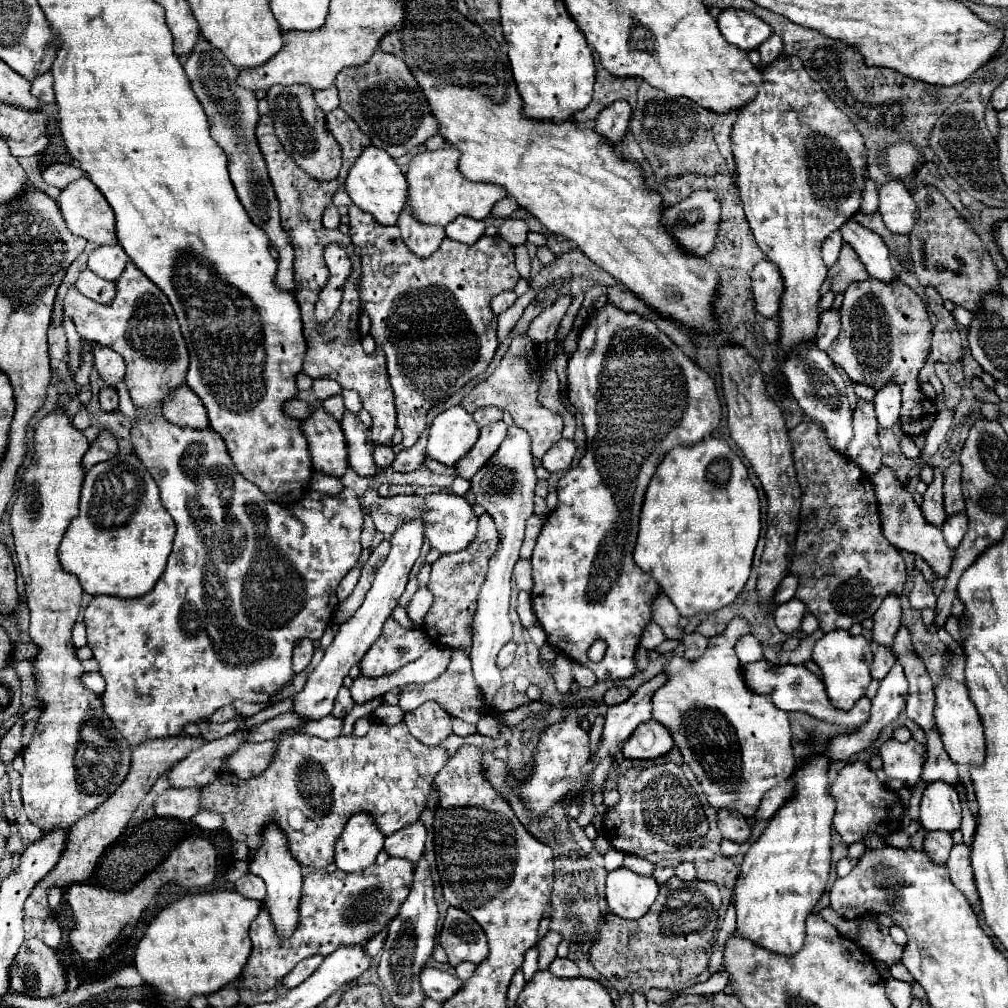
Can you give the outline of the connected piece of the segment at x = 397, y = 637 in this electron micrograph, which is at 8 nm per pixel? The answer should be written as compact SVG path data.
M389 617L385 621L381 637L361 659L361 673L365 677L381 677L393 673L409 661L421 657L431 645L433 643L429 641L429 637L425 637L425 631L403 629L393 617Z

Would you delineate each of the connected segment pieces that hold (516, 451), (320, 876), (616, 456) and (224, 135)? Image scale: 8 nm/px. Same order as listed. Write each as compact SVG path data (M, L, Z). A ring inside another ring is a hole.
M517 425L509 427L507 437L501 443L501 449L497 451L497 457L493 457L493 461L489 461L489 465L471 479L471 491L475 493L477 503L485 507L485 511L495 519L499 529L499 547L489 561L489 571L477 599L477 611L473 621L473 649L471 649L473 675L487 701L491 701L497 687L501 687L501 673L497 669L495 659L501 647L511 641L511 619L509 619L511 575L513 575L515 563L519 561L525 523L533 515L535 483L537 483L537 477L535 477L535 465L531 455L531 439L529 439L529 433L525 433Z
M389 857L385 865L371 865L355 873L345 873L339 869L333 873L327 873L325 869L309 871L303 877L299 923L291 937L277 935L275 925L265 911L265 905L251 923L249 937L253 941L253 951L241 975L243 987L257 993L267 991L307 957L327 957L341 945L365 945L369 939L379 935L389 925L389 921L393 921L393 917L397 917L411 885L413 867L409 865L409 861L399 857Z
M613 303L603 305L601 309L593 311L589 315L589 319L585 321L585 325L579 331L579 339L577 339L577 349L573 351L573 355L567 361L567 397L569 401L579 409L579 413L583 415L583 425L585 425L585 435L587 435L587 453L583 455L583 459L579 461L577 467L569 469L567 473L563 473L563 477L559 479L557 485L557 495L559 495L559 505L553 513L549 513L539 537L537 537L537 545L533 551L533 611L543 627L543 631L549 637L549 643L555 645L557 649L565 643L565 639L569 641L569 657L581 665L587 665L599 681L617 681L617 679L629 679L637 675L637 667L635 667L635 653L639 649L639 641L643 635L643 629L647 627L647 623L651 621L651 601L655 595L661 593L659 583L651 577L645 575L633 561L633 549L635 549L635 541L637 541L637 525L639 525L639 515L641 515L641 503L647 491L647 485L657 469L657 465L663 461L665 453L671 451L677 445L693 445L703 441L721 421L721 401L715 389L713 379L697 365L693 363L651 319L645 319L639 313L629 313L623 311L621 307L615 307ZM595 641L605 641L607 651L605 657L599 663L591 663L587 657L589 647Z
M199 37L193 53L183 61L185 73L189 77L189 83L193 87L195 97L203 105L207 117L209 117L209 127L211 127L211 137L217 141L217 145L225 151L229 159L229 175L235 185L235 191L251 217L251 221L261 227L269 239L271 245L279 251L279 273L277 273L277 285L287 291L295 291L295 281L293 281L293 247L289 243L289 235L279 223L279 203L271 185L271 179L267 175L265 159L257 143L255 127L259 123L259 113L257 113L257 97L253 91L239 87L237 75L239 71L209 45L203 37Z

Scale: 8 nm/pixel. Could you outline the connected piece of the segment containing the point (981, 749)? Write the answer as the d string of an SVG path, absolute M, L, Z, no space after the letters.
M943 677L941 683L935 687L935 719L937 719L937 731L941 733L943 745L947 755L953 763L959 765L983 765L985 761L985 737L983 737L983 725L979 719L979 713L969 699L969 689L965 683L955 683L949 677Z

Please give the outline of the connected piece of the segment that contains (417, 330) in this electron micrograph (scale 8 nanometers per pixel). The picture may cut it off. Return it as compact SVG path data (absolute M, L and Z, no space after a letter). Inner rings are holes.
M355 203L349 205L349 235L355 251L363 257L361 309L371 317L371 335L377 347L387 355L387 371L395 393L397 425L403 431L401 445L411 447L427 427L425 415L429 409L455 395L491 363L497 349L497 317L493 315L489 301L503 291L515 289L519 281L513 245L499 235L485 235L473 245L461 245L445 237L441 247L431 257L419 259L409 253L407 245L401 241L397 225L377 225L375 217L361 211Z

